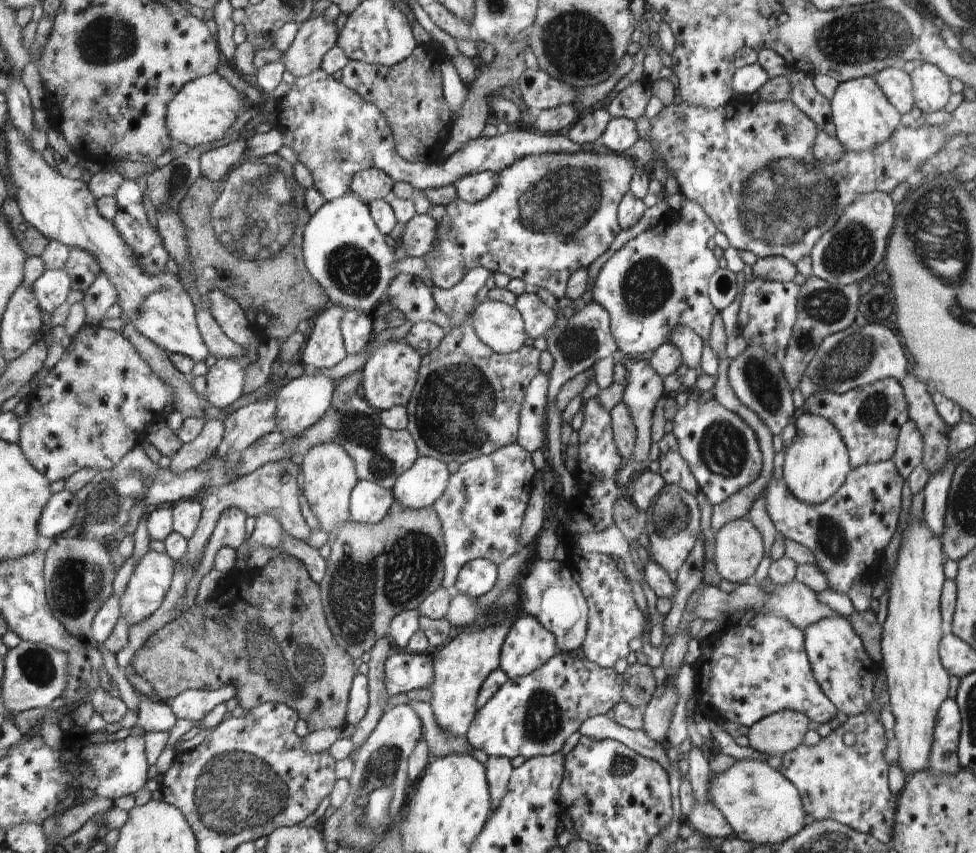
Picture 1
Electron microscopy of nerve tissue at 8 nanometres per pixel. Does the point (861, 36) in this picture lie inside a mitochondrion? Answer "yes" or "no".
yes

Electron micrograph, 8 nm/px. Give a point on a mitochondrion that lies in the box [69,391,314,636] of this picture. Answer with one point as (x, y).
(106, 501)

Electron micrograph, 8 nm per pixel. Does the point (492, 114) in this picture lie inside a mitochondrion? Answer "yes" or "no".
no

